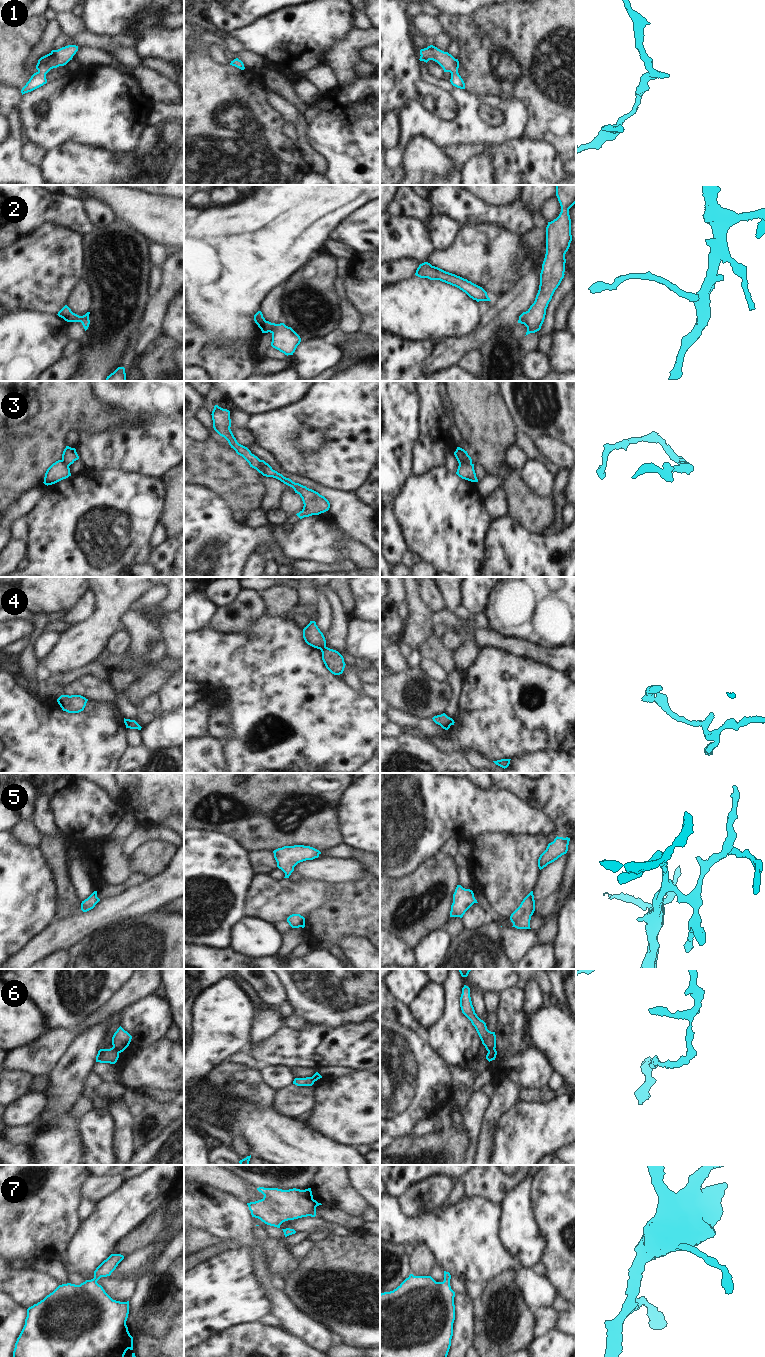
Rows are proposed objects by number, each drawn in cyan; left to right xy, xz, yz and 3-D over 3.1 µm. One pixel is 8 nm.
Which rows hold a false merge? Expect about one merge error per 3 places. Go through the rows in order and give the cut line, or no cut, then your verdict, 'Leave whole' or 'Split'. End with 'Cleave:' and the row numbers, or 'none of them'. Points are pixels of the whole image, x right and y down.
1: No split. Leave whole
2: No split. Leave whole
3: Split along yz (459, 463), (471, 464). Split
4: Split along xz (325, 646), (320, 649). Split
5: No split. Leave whole
6: Split along xy (112, 1047), (119, 1052). Split
7: No split. Leave whole
Cleave: 3, 4, 6

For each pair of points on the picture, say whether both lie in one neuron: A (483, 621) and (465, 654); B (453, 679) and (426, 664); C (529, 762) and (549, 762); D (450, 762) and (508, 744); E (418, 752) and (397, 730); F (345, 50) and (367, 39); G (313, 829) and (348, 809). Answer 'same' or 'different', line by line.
A: different
B: different
C: same
D: different
E: different
F: same
G: different

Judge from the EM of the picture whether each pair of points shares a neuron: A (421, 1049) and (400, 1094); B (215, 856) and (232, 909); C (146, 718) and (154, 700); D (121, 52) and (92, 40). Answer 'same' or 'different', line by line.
A: same
B: same
C: different
D: different

